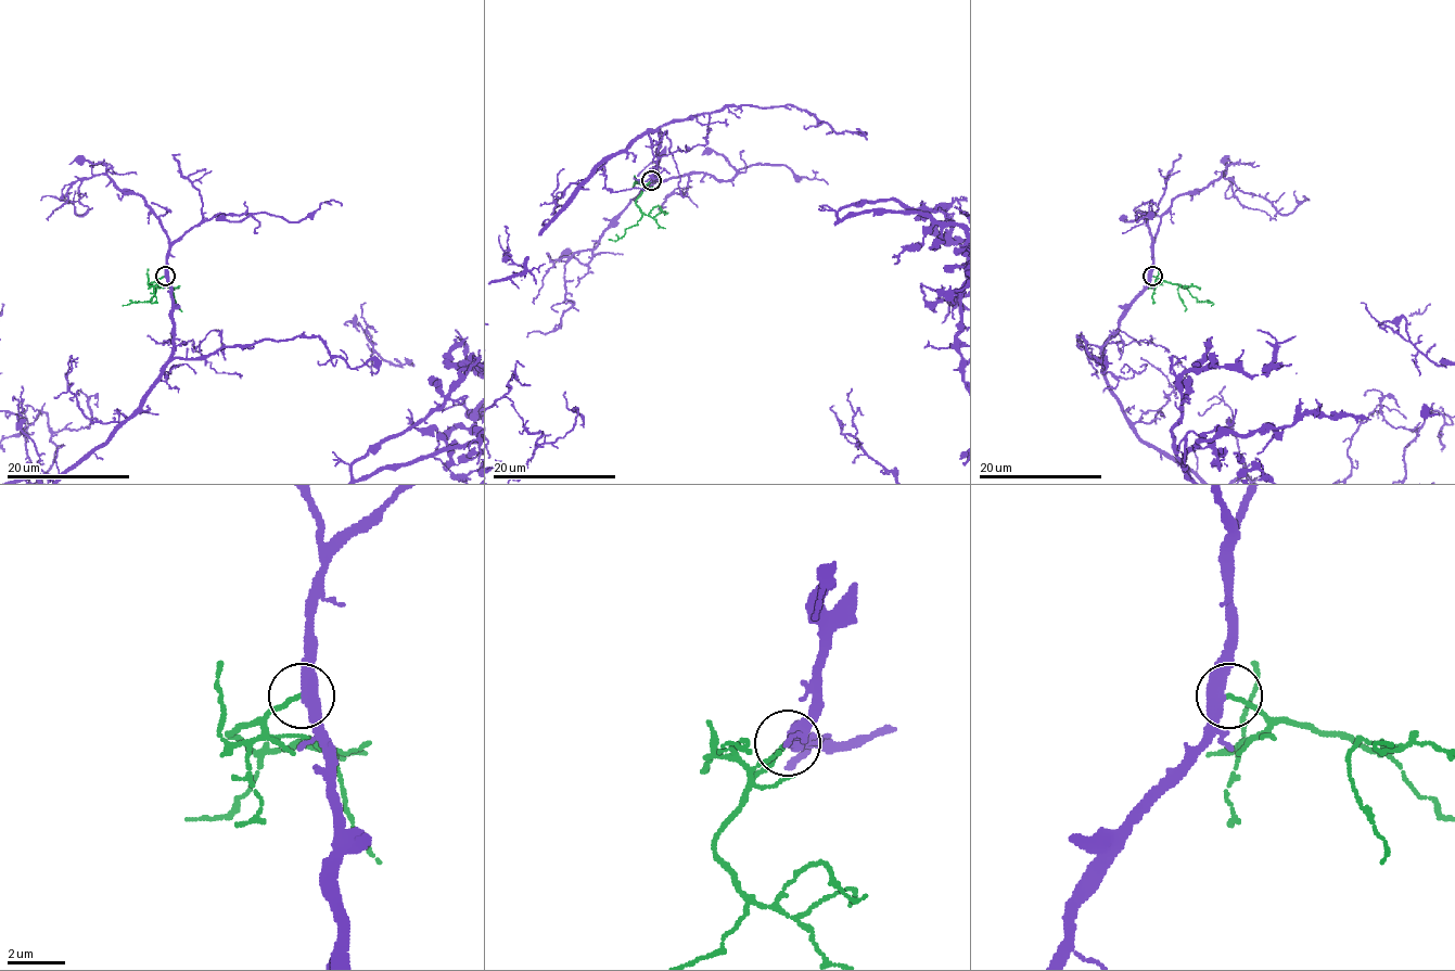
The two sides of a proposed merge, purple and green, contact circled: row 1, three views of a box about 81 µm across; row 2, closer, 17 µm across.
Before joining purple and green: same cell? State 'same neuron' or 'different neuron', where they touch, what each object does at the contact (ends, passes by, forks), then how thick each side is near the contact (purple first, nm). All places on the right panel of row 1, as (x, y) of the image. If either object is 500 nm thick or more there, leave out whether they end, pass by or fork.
same neuron; place (1152, 276); purple passes by; green ends; calibres 440 and 140 nm

